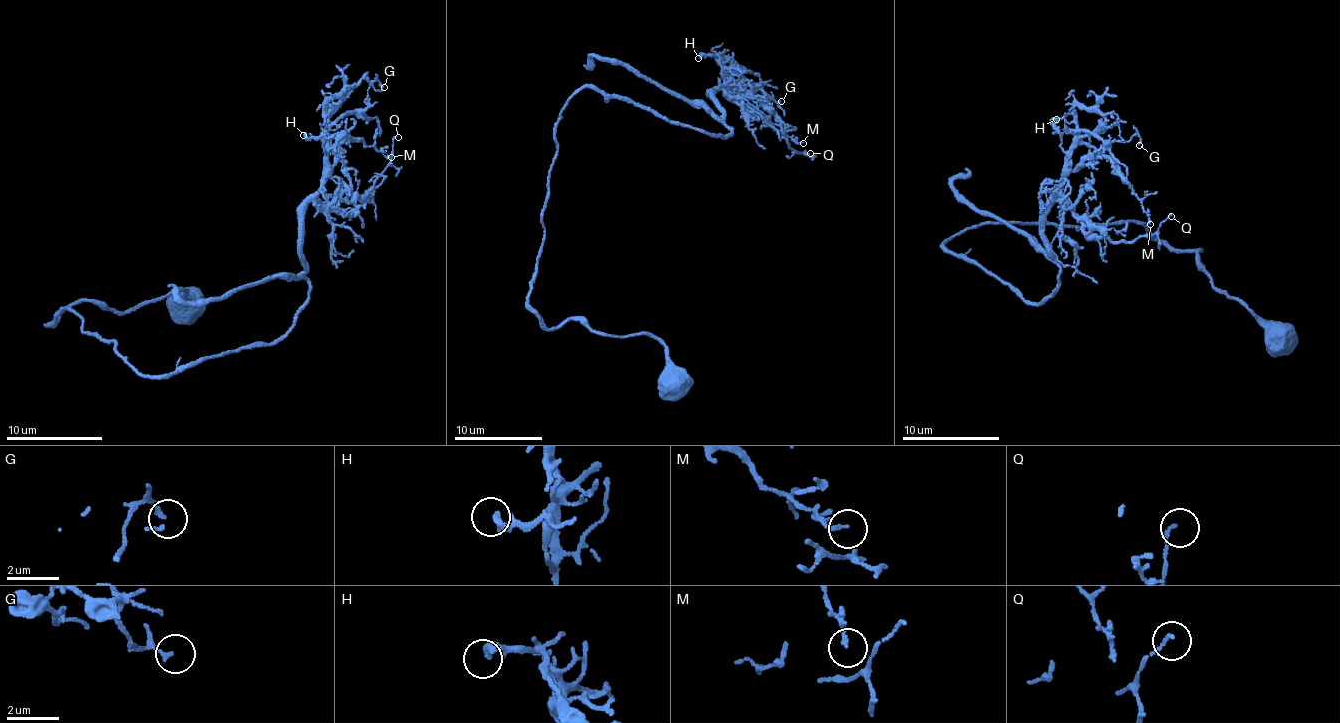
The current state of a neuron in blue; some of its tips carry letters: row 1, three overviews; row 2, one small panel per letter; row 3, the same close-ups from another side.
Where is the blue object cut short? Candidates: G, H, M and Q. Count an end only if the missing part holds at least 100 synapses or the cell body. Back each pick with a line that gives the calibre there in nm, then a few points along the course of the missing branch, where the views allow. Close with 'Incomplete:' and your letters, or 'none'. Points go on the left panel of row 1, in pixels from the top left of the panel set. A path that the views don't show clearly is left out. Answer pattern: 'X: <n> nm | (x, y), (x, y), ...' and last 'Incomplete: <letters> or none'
Incomplete: none

